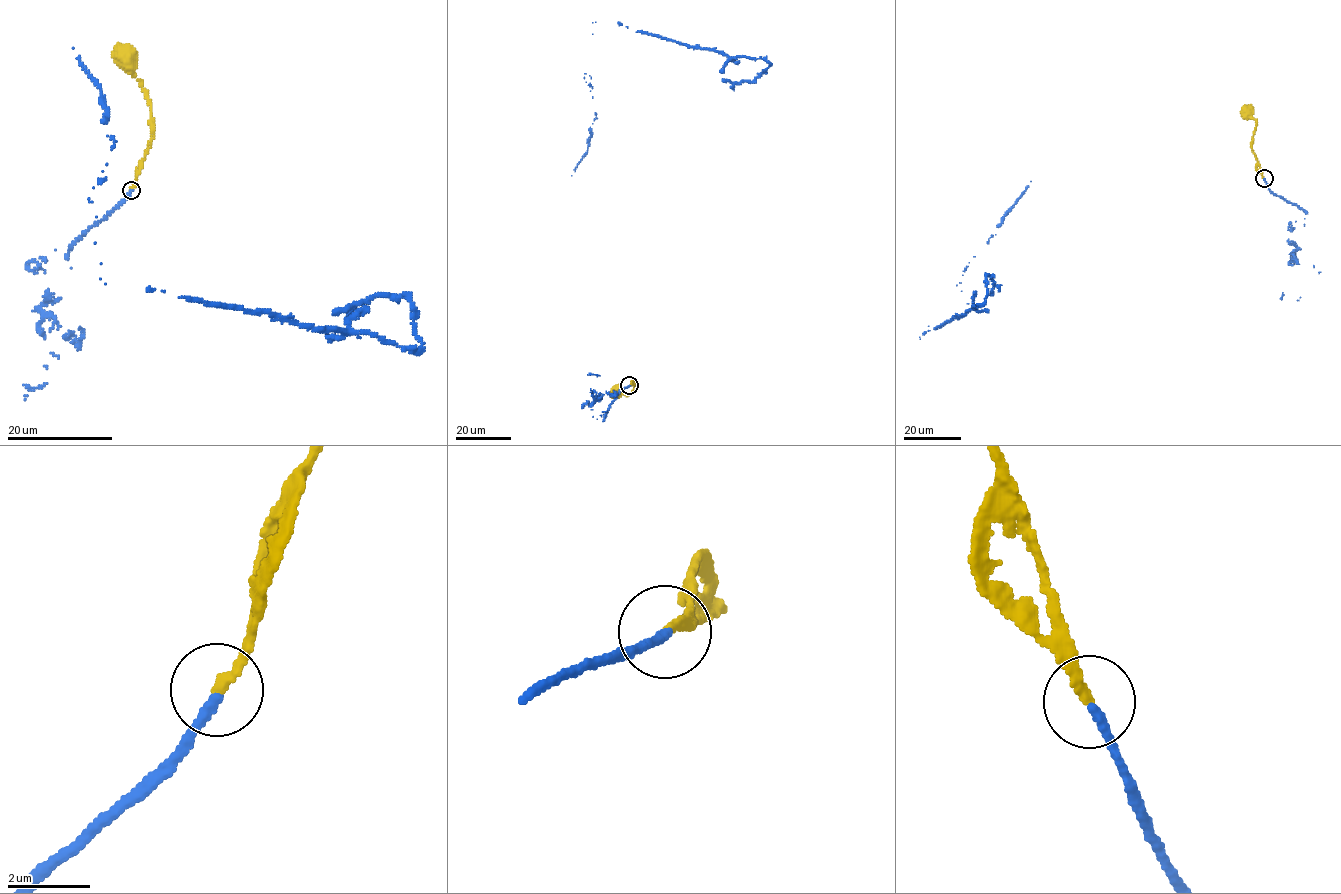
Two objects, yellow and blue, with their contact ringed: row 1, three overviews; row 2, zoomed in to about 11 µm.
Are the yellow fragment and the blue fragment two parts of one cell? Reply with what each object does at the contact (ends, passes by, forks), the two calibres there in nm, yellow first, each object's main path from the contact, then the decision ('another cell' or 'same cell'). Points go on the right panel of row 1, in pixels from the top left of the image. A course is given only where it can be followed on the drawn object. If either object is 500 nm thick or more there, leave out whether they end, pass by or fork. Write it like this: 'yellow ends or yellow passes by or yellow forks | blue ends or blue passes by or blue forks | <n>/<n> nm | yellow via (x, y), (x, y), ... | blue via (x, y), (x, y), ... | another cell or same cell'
yellow ends | blue ends | 240/240 nm | yellow via (1264, 178), (1252, 149), (1256, 121), (1248, 111) | blue via (1264, 178), (1030, 181), (995, 234), (968, 262), (925, 332), (983, 303), (988, 275), (992, 275), (991, 295) | same cell

